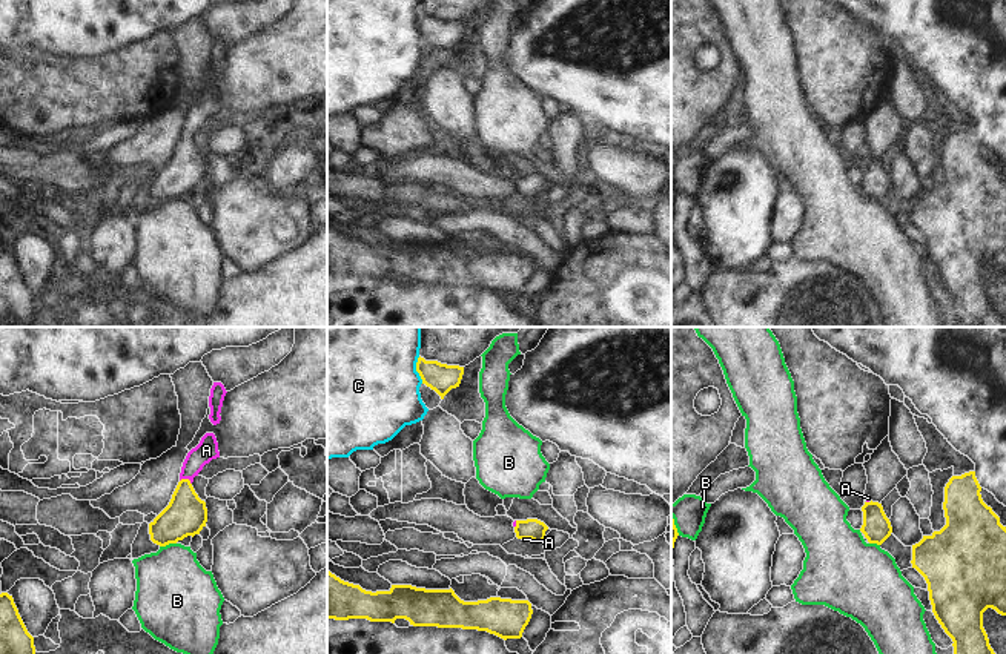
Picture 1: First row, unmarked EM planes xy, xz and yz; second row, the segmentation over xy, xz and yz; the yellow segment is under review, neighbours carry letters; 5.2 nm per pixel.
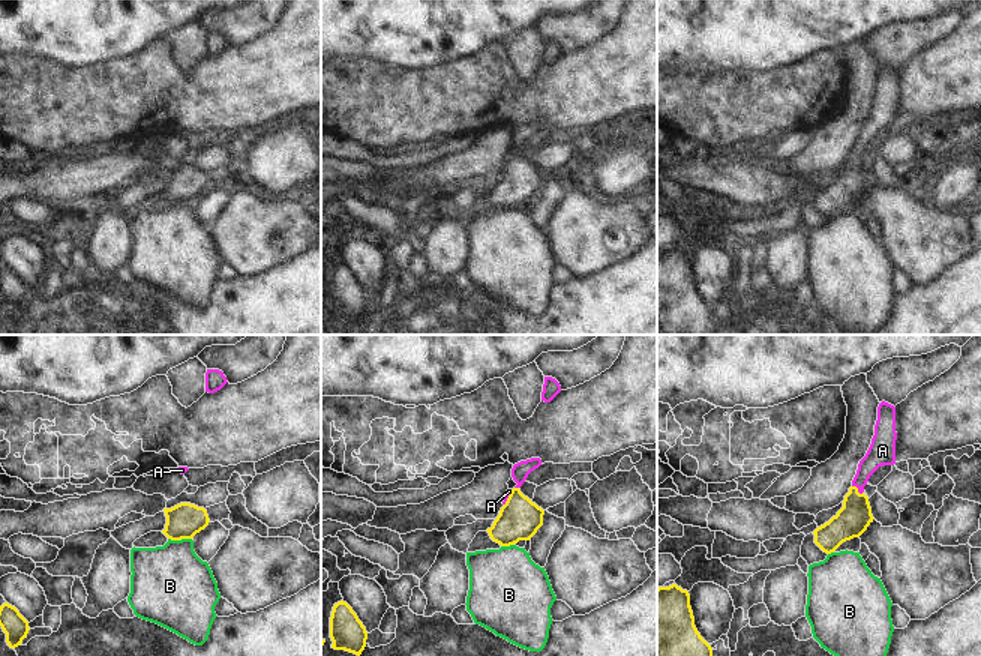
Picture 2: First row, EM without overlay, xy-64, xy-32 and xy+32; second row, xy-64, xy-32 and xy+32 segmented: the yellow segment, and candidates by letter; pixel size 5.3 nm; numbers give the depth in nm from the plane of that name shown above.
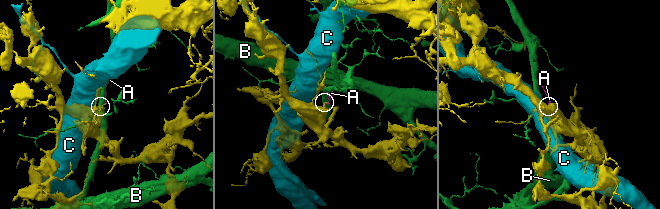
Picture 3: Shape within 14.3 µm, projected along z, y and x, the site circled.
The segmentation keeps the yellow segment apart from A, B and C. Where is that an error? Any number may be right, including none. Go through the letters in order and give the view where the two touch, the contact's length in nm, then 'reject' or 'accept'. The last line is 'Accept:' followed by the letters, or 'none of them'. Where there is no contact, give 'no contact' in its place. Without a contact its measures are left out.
A: xy | 70 nm | accept
B: xy | 90 nm | reject
C: xz | 150 nm | reject
Accept: A

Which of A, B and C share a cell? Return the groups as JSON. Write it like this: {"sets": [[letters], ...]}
{"sets": [["A"], ["B"], ["C"]]}

